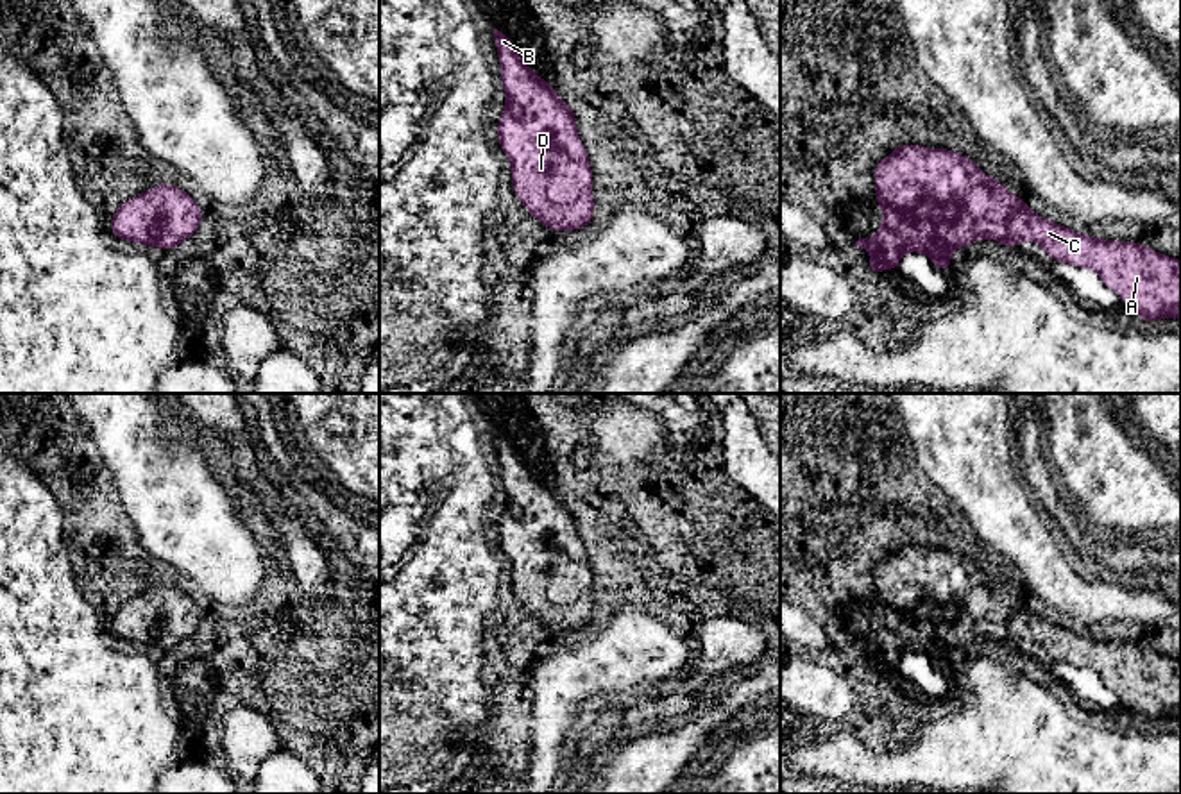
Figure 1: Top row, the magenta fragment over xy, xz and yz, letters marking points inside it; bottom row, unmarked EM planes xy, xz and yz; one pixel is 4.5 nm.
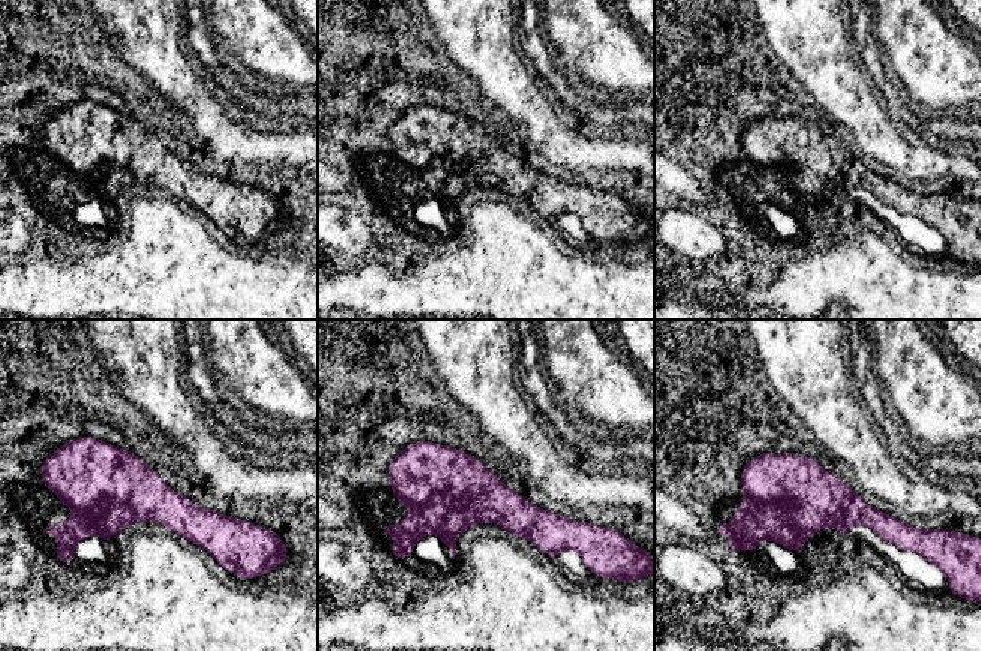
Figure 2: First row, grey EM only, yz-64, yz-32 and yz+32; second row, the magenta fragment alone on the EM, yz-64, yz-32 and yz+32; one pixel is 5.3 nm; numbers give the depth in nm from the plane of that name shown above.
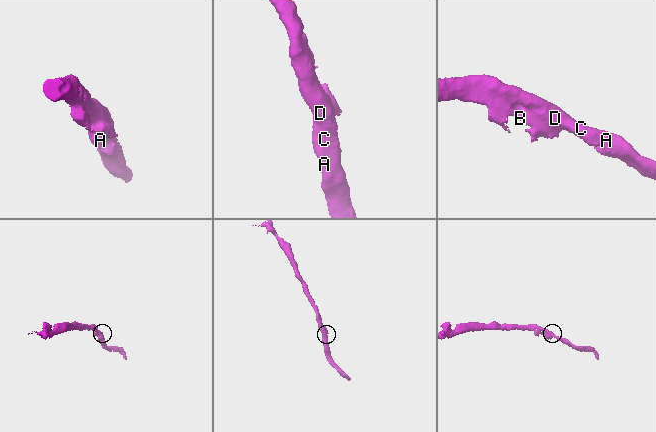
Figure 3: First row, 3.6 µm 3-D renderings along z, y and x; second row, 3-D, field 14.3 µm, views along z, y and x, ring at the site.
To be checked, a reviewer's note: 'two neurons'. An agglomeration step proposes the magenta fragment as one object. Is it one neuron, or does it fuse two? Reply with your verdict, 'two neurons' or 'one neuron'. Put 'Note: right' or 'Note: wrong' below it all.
one neuron
Note: wrong

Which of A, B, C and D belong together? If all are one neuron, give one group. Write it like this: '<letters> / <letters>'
A B C D

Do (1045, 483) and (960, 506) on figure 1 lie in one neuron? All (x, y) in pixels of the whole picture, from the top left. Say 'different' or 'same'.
different

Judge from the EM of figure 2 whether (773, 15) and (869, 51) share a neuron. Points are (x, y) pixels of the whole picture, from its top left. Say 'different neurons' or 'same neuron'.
different neurons

